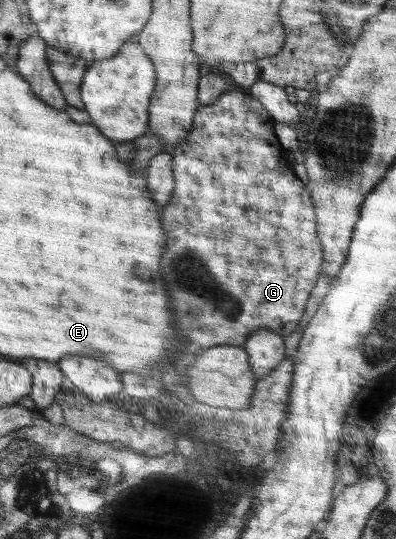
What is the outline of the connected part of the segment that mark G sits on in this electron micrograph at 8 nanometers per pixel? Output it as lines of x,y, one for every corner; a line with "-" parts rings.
242,88
225,92
221,99
208,105
199,105
193,117
192,129
171,152
172,168
175,177
174,189
168,203
163,206
163,228
167,232
167,250
161,258
161,272
165,286
169,286
171,308
175,310
175,320
179,332
185,336
183,350
178,350
172,356
171,364
183,368
195,362
199,352
219,345
243,346
244,342
255,333
257,329
271,329
282,337
289,336
296,330
302,319
304,310
315,283
322,272
323,259
322,244
316,229
316,212
309,190
305,184
293,174
289,162
285,160
283,146
277,142
277,135
273,134
274,118
265,110
265,107
255,98
251,97

